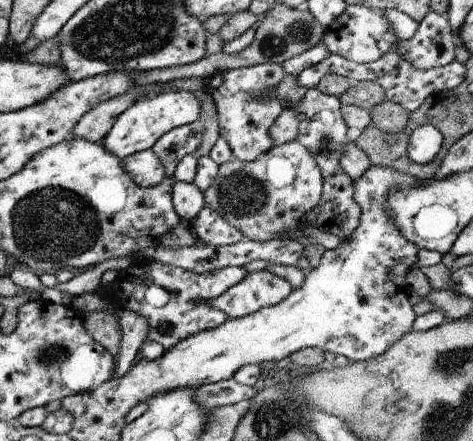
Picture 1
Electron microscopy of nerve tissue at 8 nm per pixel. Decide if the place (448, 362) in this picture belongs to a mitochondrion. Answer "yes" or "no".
yes

